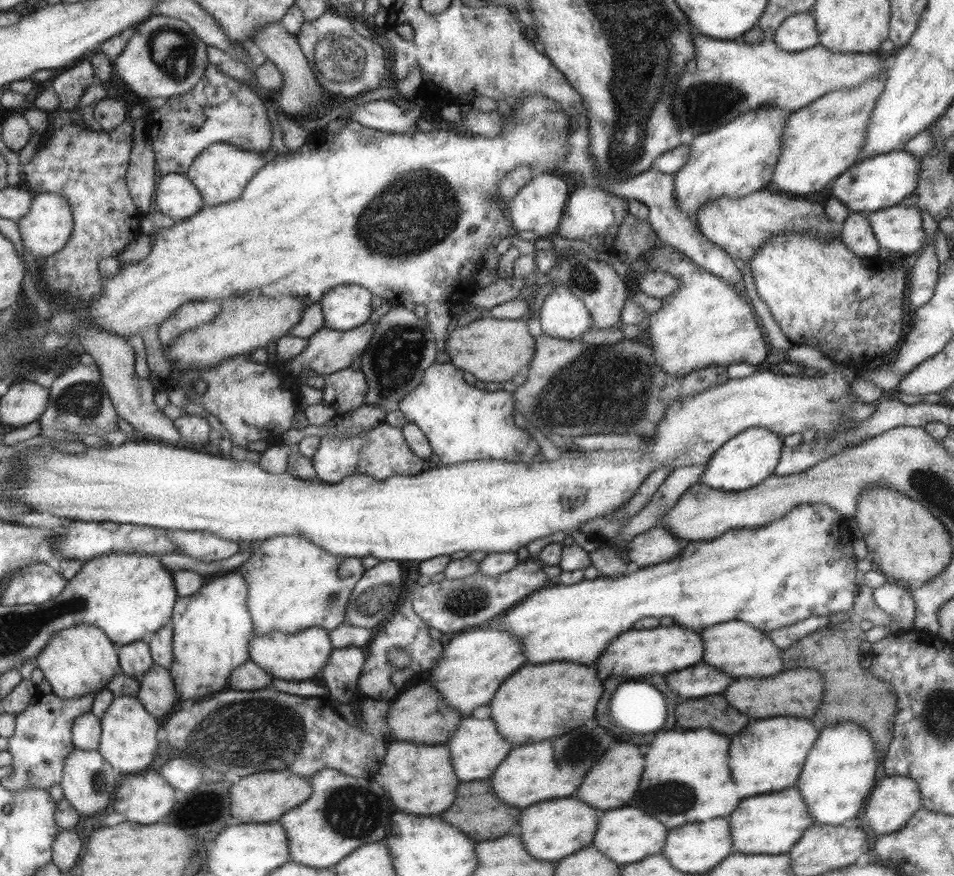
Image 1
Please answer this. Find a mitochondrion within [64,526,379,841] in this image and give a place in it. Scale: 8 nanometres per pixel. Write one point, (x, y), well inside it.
(239, 733)

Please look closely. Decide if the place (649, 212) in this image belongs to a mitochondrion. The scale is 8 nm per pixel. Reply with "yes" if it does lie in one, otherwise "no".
no

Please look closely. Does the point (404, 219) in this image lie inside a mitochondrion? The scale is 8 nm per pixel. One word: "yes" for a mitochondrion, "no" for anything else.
yes

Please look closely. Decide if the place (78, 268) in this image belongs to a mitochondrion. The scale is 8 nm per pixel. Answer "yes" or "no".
no

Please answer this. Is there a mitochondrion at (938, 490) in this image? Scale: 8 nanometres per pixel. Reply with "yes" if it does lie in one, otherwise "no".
yes

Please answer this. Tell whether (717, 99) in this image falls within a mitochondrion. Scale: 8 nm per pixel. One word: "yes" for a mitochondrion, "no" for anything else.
yes

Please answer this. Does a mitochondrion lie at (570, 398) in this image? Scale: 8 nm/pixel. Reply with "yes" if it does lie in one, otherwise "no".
yes

